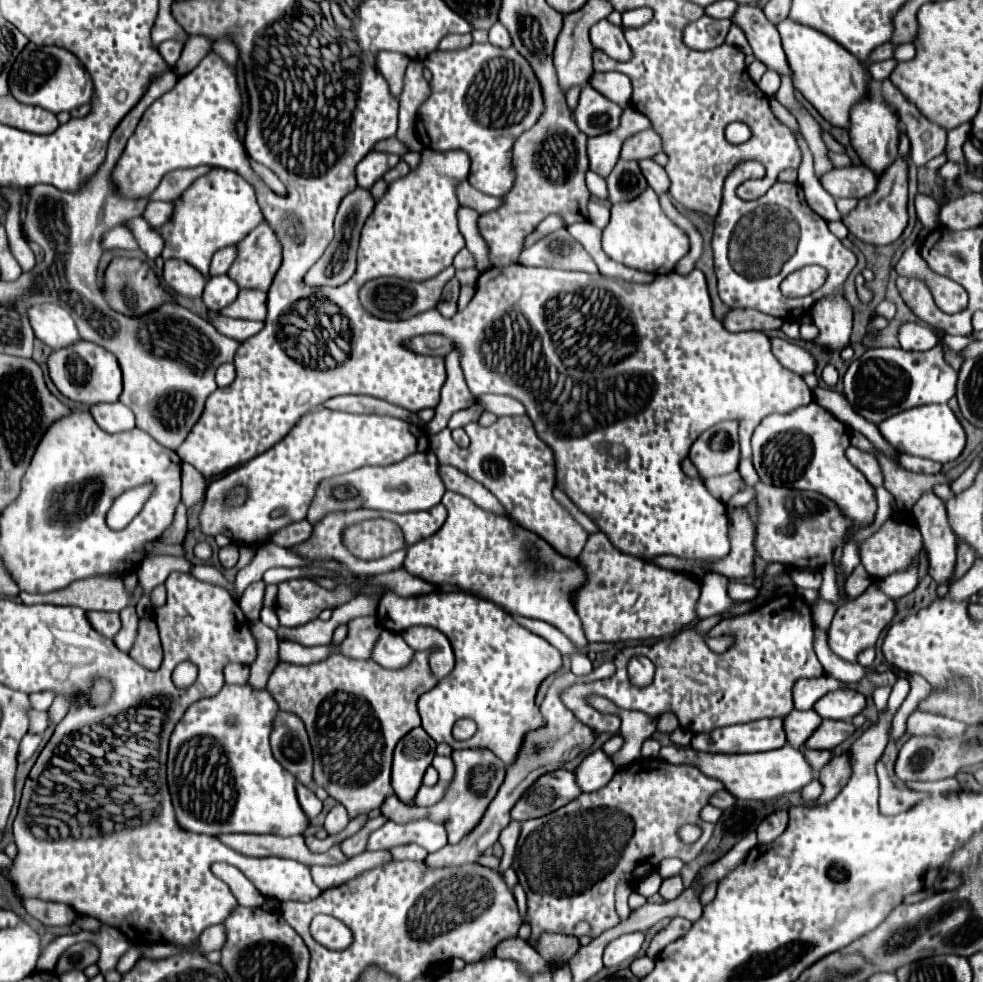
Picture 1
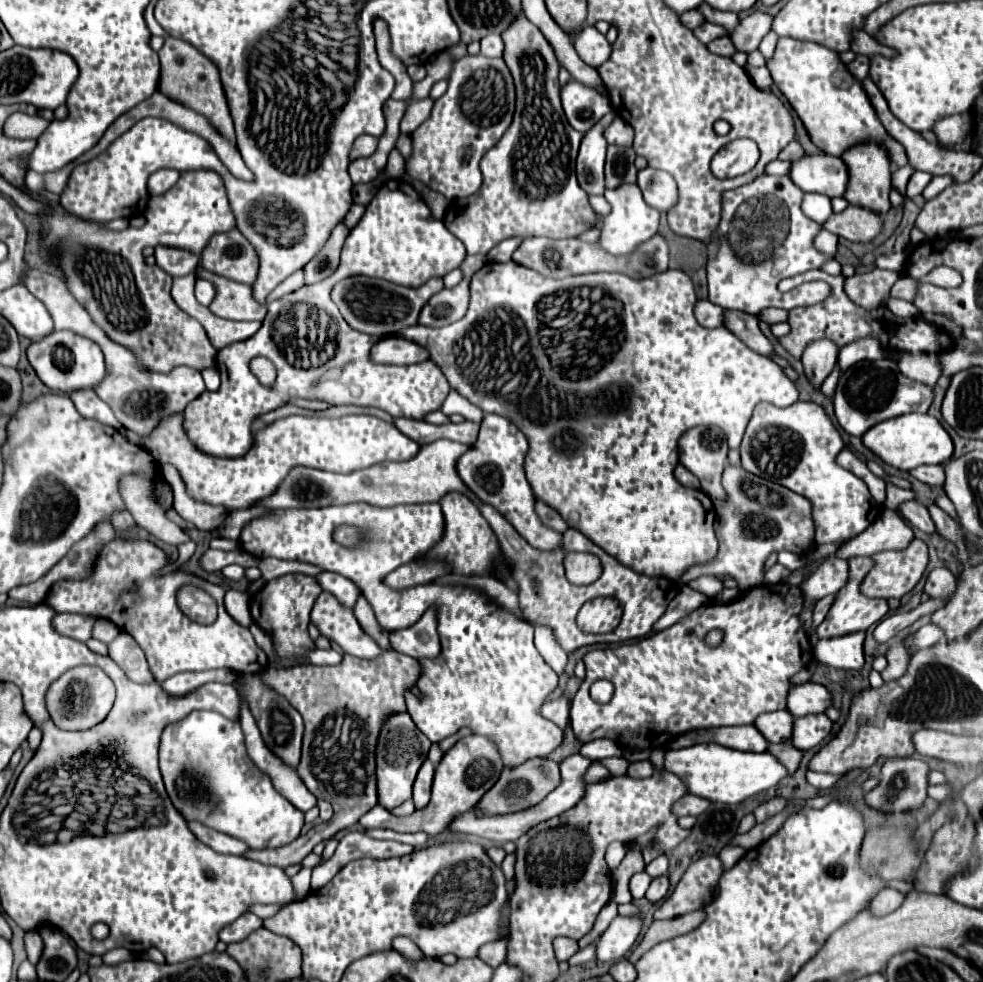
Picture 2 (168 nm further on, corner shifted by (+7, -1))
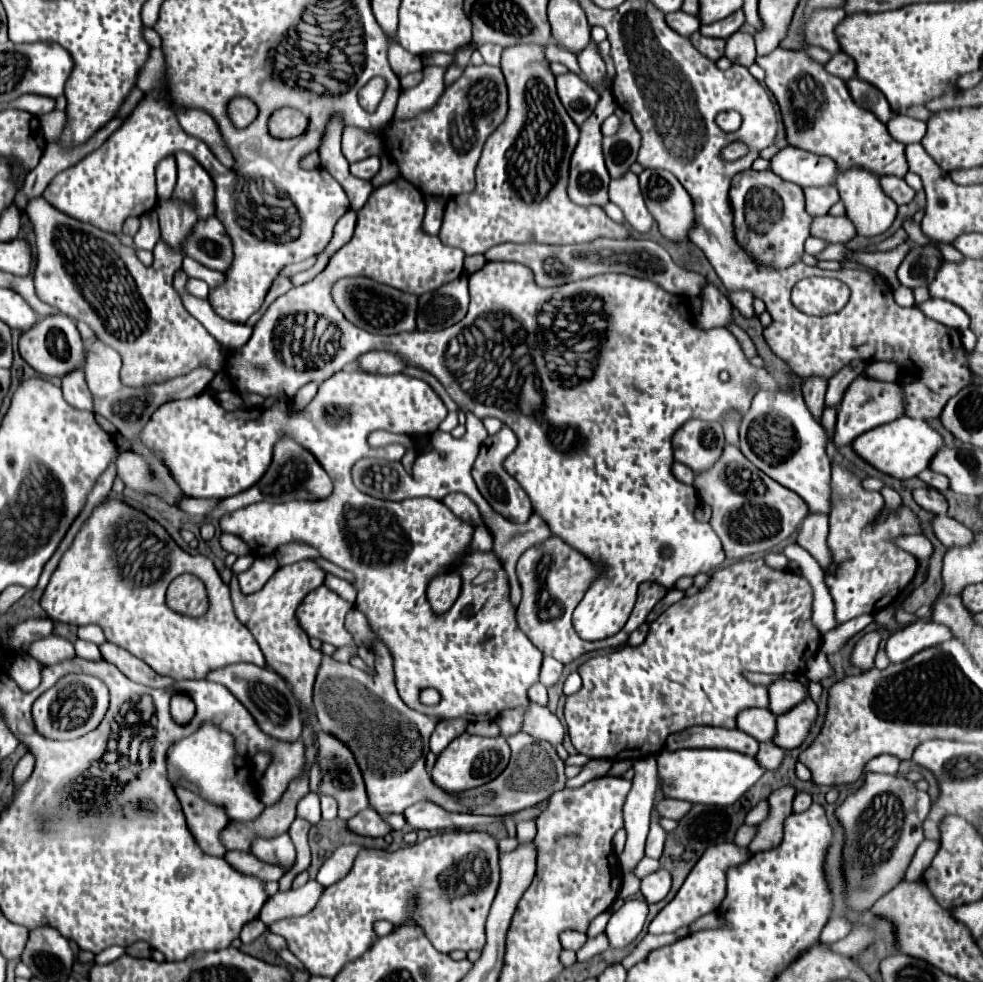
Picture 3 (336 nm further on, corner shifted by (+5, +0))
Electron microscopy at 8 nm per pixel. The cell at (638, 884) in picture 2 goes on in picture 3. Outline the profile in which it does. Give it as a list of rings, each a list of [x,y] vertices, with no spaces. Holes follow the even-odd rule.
[[[645,757],[645,759],[637,759],[635,765],[633,765],[633,771],[635,771],[635,777],[633,777],[633,787],[627,795],[627,801],[625,801],[625,807],[623,807],[623,815],[625,815],[625,829],[627,829],[627,843],[625,843],[625,849],[623,853],[619,855],[619,861],[621,861],[621,867],[625,871],[625,881],[623,881],[623,887],[621,887],[621,893],[619,897],[621,899],[629,899],[633,897],[637,891],[639,891],[639,879],[631,873],[633,867],[643,859],[643,849],[645,849],[645,839],[647,839],[647,833],[649,833],[649,821],[651,821],[651,809],[653,809],[653,803],[655,803],[655,795],[657,795],[657,763],[655,763],[655,757]]]

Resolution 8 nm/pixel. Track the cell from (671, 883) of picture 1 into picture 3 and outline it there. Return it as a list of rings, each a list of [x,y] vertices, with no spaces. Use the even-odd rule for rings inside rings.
[[[657,869],[657,873],[651,873],[641,879],[641,893],[647,903],[661,901],[671,889],[671,875],[665,869]]]

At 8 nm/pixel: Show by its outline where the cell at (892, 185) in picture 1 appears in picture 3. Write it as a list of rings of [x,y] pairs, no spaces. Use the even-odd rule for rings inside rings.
[[[815,217],[811,223],[811,235],[827,243],[847,243],[855,237],[855,227],[847,217]]]

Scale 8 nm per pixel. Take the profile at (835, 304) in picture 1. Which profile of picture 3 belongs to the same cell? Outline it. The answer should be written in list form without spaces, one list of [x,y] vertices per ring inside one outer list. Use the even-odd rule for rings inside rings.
[[[807,377],[805,385],[803,385],[803,397],[805,397],[805,405],[811,411],[811,415],[815,417],[815,421],[821,421],[821,413],[823,413],[823,399],[825,399],[825,391],[827,391],[827,379],[823,377]]]

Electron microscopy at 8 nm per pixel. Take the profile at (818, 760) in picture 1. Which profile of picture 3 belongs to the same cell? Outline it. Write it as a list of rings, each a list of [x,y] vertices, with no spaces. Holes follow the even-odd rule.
[[[761,743],[759,747],[759,755],[755,755],[755,759],[759,761],[759,765],[763,765],[765,769],[777,769],[781,765],[781,759],[785,755],[785,751],[781,747],[775,747],[775,743]]]

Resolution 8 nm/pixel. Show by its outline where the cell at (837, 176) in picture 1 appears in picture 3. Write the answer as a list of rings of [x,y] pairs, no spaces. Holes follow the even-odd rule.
[[[785,147],[771,157],[771,171],[799,187],[831,185],[837,165],[829,157],[817,157],[797,147]]]

